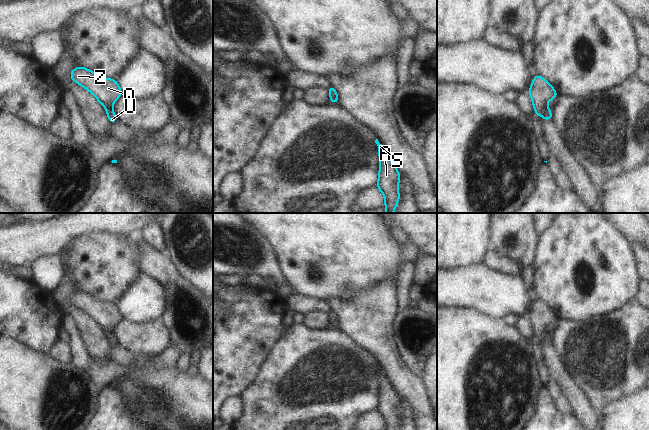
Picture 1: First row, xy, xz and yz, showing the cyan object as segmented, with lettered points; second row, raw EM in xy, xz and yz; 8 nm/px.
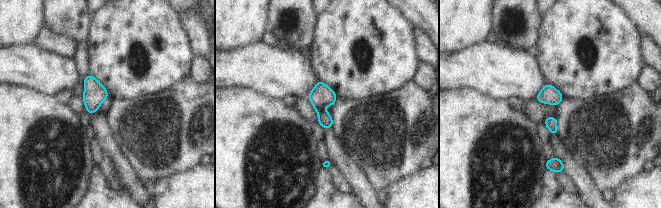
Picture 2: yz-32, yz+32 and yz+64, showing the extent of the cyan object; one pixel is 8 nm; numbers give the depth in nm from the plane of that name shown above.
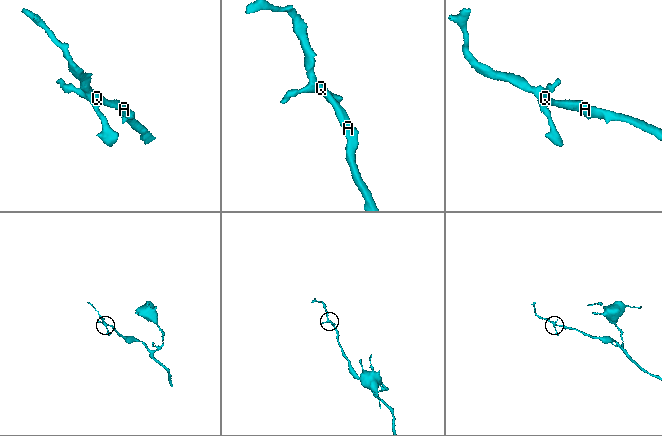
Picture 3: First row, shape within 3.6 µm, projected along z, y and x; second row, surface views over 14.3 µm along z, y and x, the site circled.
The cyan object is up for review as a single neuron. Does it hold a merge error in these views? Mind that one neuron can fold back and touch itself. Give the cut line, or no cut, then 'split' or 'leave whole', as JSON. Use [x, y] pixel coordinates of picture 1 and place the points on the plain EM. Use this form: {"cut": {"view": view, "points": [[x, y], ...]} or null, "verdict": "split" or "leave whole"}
{"cut": null, "verdict": "leave whole"}

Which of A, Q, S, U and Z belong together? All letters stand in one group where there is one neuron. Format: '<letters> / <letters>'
A Q S U Z

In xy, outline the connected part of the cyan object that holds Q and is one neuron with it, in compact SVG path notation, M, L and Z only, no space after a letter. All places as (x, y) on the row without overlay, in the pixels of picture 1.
M84 291L74 292L70 298L70 302L91 316L105 331L110 347L117 346L117 341L112 334L112 330L122 319L122 315L115 303L103 302Z

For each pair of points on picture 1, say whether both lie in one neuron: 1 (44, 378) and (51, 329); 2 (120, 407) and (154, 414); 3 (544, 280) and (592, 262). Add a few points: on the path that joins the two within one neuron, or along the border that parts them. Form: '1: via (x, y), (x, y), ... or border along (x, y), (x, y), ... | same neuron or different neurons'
1: border along (26, 345), (48, 354) | different neurons
2: border along (113, 389), (126, 398), (127, 411), (134, 419) | different neurons
3: via (556, 280), (560, 280), (580, 260) | same neuron

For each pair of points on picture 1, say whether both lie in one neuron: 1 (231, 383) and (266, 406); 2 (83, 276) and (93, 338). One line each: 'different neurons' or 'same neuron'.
1: different neurons
2: different neurons

